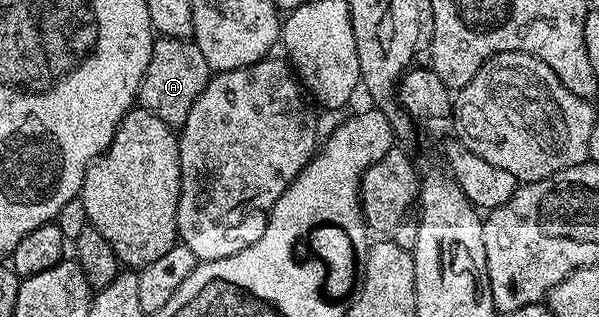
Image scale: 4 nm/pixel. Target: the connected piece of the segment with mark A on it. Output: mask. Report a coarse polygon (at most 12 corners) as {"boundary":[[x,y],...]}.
{"boundary":[[159,36],[138,107],[182,129],[212,75],[194,39]]}

